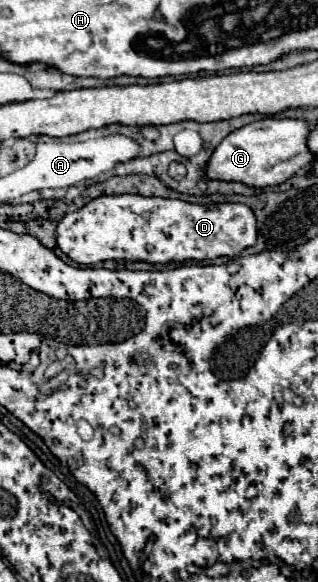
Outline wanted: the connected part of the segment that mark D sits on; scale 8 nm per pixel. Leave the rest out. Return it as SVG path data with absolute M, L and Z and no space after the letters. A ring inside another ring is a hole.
M122 194L122 195L101 195L97 199L93 199L91 203L87 203L85 207L81 207L79 211L67 213L59 225L57 225L57 247L73 261L83 263L83 265L95 265L107 259L115 259L115 261L147 261L147 263L171 263L171 261L203 261L203 259L215 259L215 257L235 257L239 255L243 249L255 245L257 241L257 221L253 211L243 205L243 203L217 203L217 205L197 205L197 203L187 203L181 199L163 199L163 197L143 197L143 195L136 194Z

